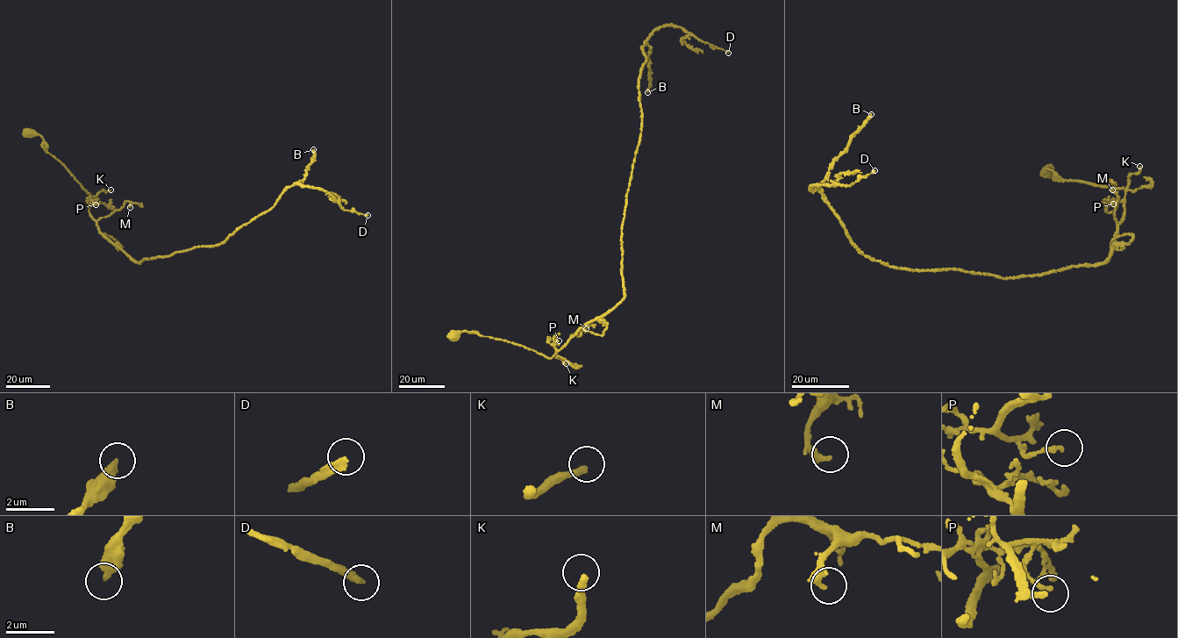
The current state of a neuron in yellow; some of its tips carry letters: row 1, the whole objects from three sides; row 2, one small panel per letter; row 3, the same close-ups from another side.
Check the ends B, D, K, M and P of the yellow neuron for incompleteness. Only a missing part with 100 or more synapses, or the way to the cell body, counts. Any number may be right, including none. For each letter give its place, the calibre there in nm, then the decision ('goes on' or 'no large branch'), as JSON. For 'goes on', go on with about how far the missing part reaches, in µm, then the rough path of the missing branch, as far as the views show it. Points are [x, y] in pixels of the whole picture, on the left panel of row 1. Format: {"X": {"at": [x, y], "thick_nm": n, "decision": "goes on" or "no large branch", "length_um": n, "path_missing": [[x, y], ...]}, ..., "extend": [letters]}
{"B": {"at": [313, 149], "thick_nm": 420, "decision": "goes on", "length_um": 60, "path_missing": [[313, 149], [303, 127], [268, 96], [260, 73]]}, "D": {"at": [367, 215], "thick_nm": 280, "decision": "goes on", "length_um": 70}, "K": {"at": [110, 189], "thick_nm": 260, "decision": "no large branch"}, "M": {"at": [130, 207], "thick_nm": 260, "decision": "no large branch"}, "P": {"at": [96, 204], "thick_nm": 170, "decision": "no large branch"}, "extend": ["B", "D"]}

